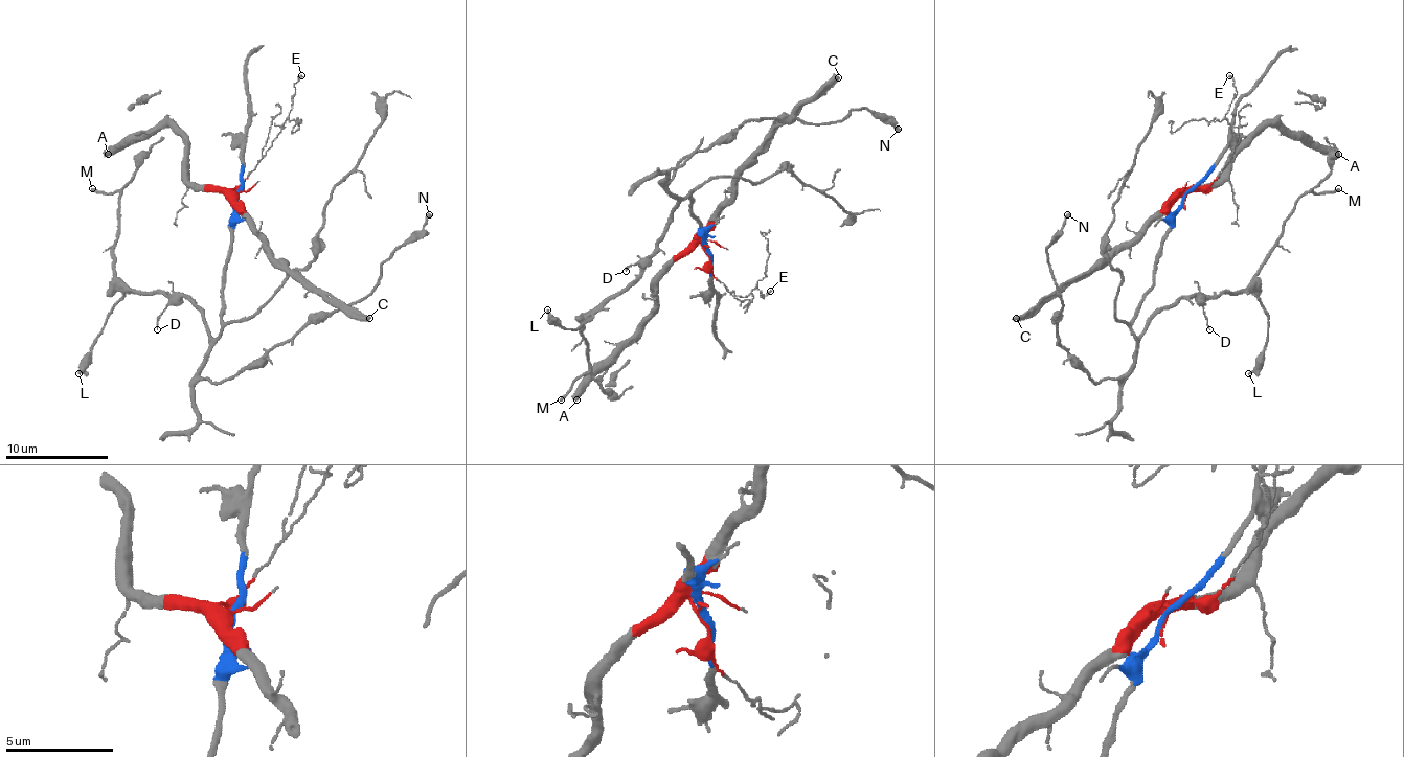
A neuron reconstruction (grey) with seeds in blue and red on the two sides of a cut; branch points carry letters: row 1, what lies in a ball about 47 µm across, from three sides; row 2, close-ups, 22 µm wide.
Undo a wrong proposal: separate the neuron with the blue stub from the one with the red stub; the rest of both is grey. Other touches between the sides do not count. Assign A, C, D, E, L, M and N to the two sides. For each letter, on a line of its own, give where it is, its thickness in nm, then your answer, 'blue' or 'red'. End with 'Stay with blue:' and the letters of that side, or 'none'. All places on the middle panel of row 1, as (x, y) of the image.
A: place (576, 399); calibre 480 nm; red
C: place (838, 77); calibre 440 nm; red
D: place (626, 271); calibre 110 nm; blue
E: place (770, 291); calibre 110 nm; red
L: place (547, 310); calibre 180 nm; blue
M: place (561, 399); calibre 200 nm; blue
N: place (898, 129); calibre 220 nm; blue
Stay with blue: D, L, M, N

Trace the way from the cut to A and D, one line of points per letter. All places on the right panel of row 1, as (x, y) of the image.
A: (1187, 193), (1182, 190), (1205, 190), (1267, 127), (1300, 131), (1339, 155)
D: (1187, 193), (1161, 247), (1153, 285), (1130, 333), (1138, 338), (1158, 312), (1192, 296), (1202, 306), (1210, 329)

